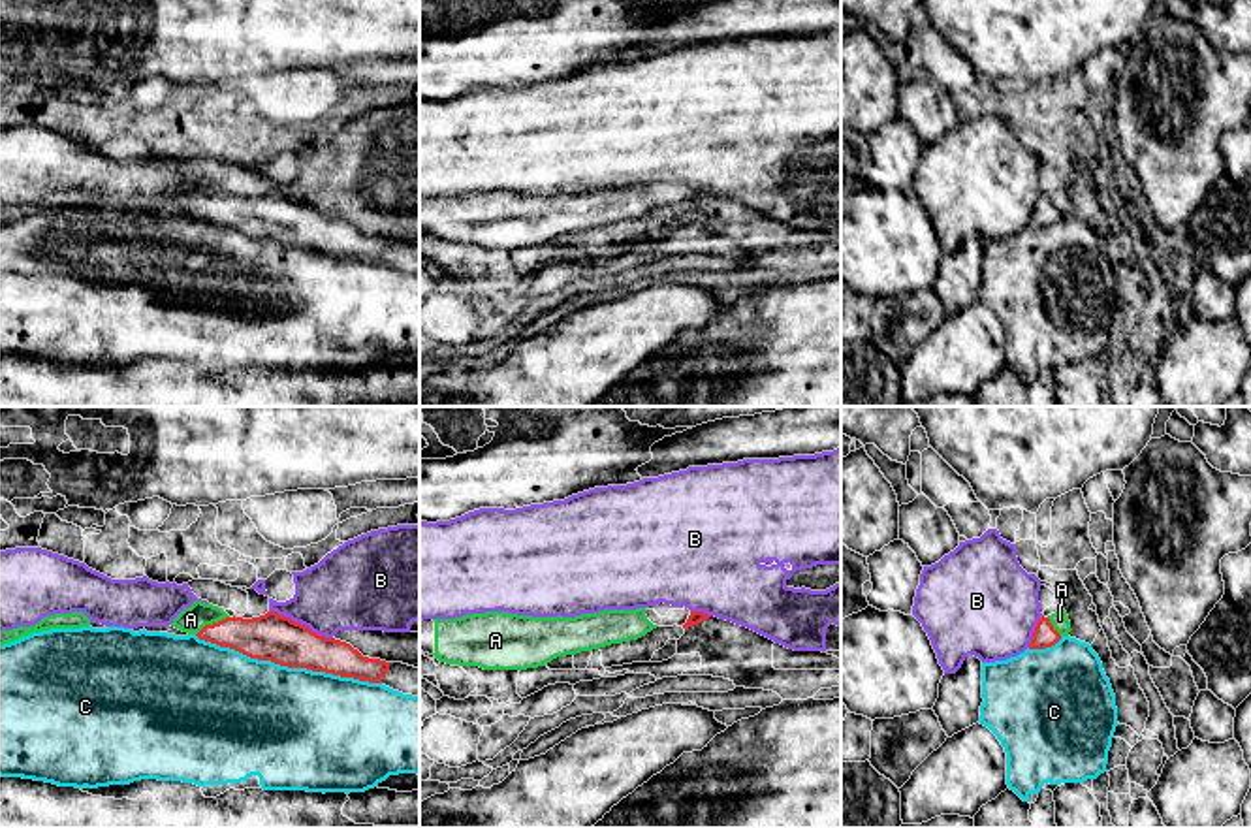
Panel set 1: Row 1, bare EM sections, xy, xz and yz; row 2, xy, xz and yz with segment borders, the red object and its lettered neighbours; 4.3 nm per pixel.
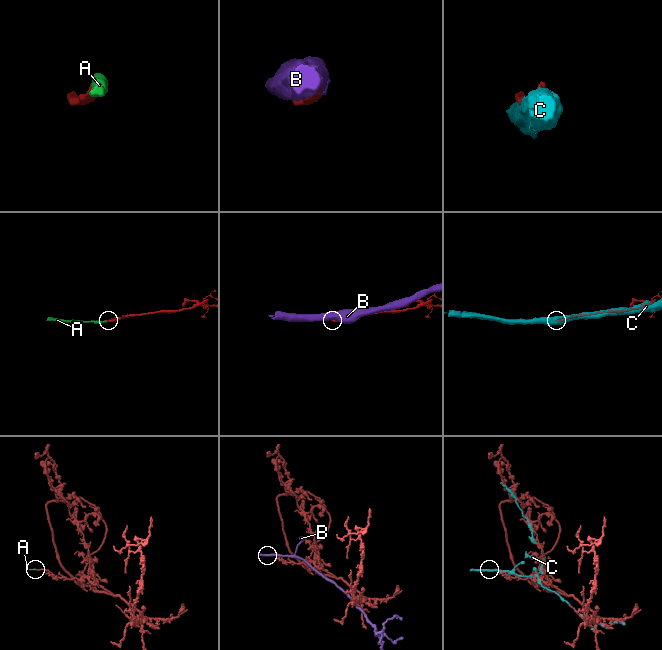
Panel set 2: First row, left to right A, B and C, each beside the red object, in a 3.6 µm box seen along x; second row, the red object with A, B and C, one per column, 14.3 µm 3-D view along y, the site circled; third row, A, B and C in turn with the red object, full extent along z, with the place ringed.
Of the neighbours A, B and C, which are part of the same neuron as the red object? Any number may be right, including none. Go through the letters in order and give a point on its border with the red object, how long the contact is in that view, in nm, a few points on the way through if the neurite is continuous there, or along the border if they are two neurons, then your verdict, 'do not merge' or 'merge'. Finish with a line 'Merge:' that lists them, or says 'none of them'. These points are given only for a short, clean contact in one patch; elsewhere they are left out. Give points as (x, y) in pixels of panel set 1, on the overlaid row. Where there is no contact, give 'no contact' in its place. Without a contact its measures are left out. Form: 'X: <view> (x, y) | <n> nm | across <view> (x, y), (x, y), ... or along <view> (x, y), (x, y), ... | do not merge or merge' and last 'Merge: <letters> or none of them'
A: xy (213, 623) | 170 nm | across xy (269, 636), (228, 633), (213, 623), (190, 620) | merge
B: xy (300, 623) | 300 nm | do not merge
C: xy (288, 667) | 850 nm | do not merge
Merge: A

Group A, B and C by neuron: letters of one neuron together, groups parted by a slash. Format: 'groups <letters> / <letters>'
groups A / B / C

